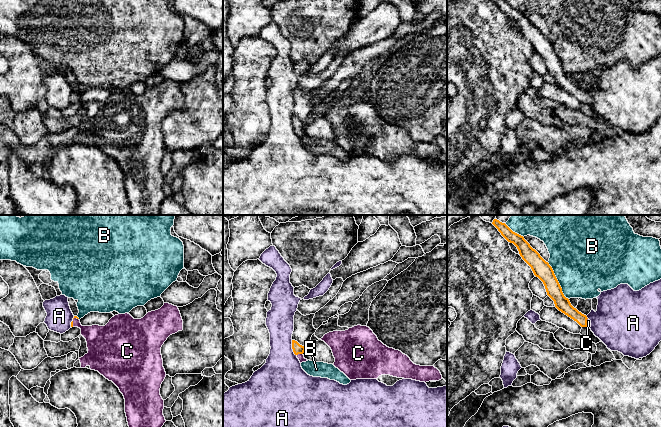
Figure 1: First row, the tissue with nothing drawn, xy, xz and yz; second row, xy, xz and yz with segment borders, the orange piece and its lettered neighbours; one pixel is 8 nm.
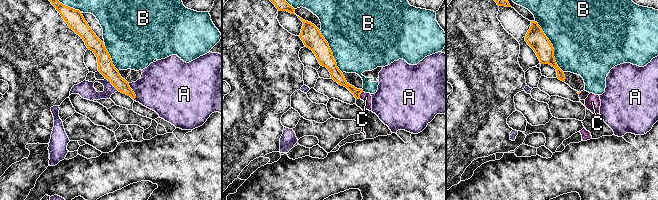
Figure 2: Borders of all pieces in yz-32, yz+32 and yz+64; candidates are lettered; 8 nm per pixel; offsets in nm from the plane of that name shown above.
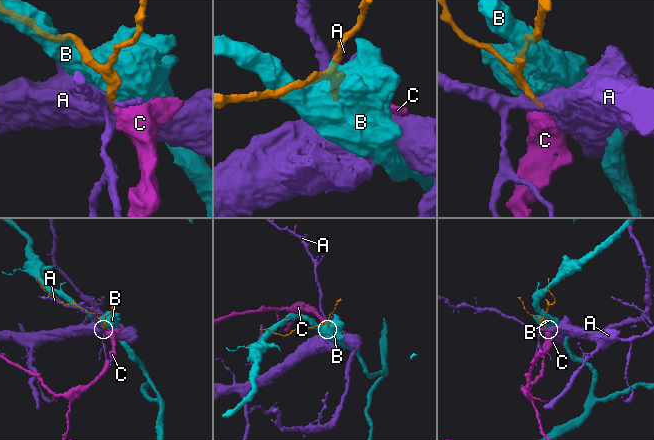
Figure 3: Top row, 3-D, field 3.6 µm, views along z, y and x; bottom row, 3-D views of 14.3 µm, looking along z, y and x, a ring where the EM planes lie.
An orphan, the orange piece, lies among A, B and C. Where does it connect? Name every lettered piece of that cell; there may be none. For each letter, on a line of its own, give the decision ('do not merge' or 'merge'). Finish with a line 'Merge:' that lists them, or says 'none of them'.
A: do not merge
B: do not merge
C: merge
Merge: C

